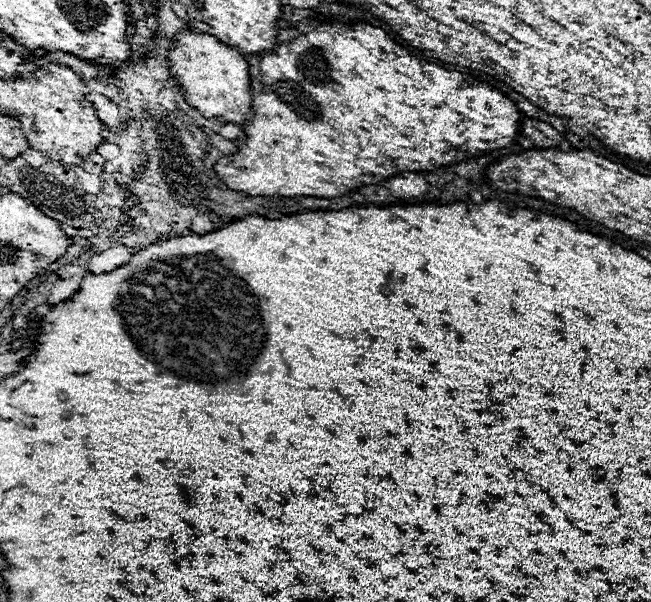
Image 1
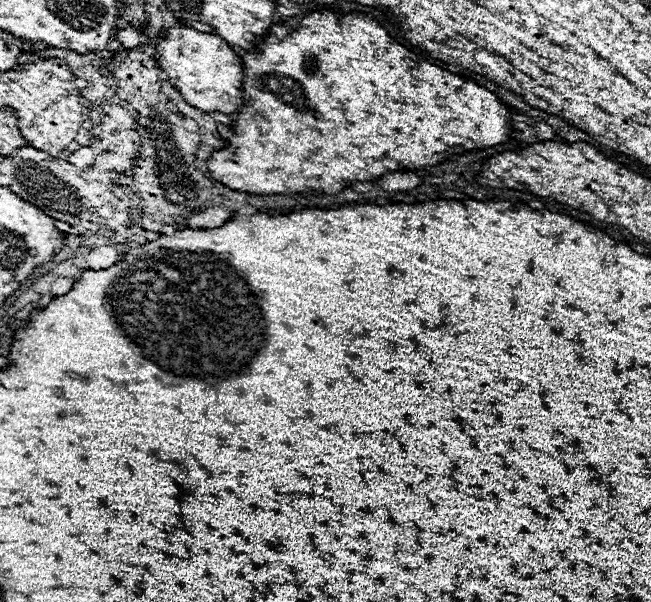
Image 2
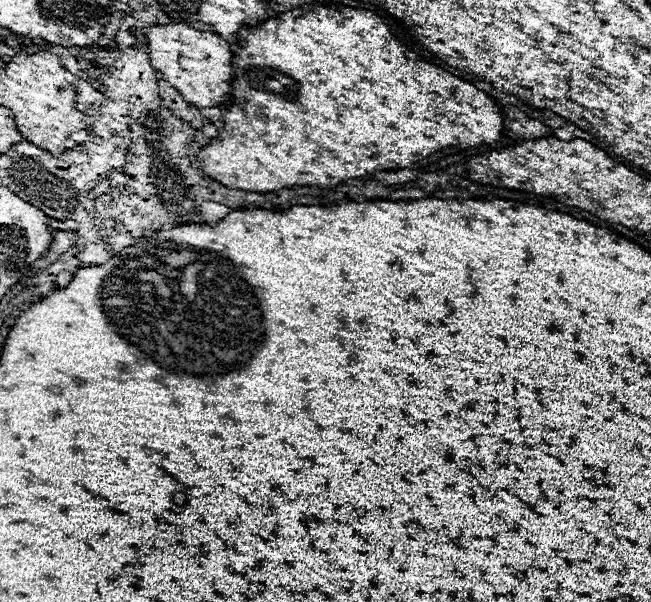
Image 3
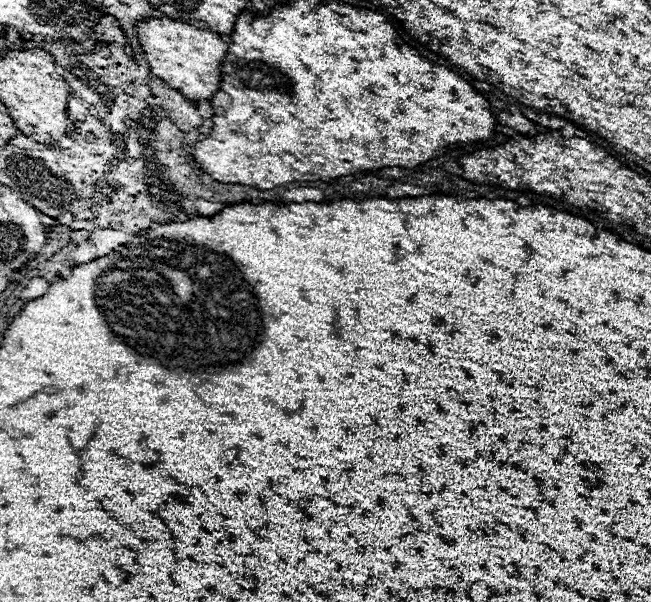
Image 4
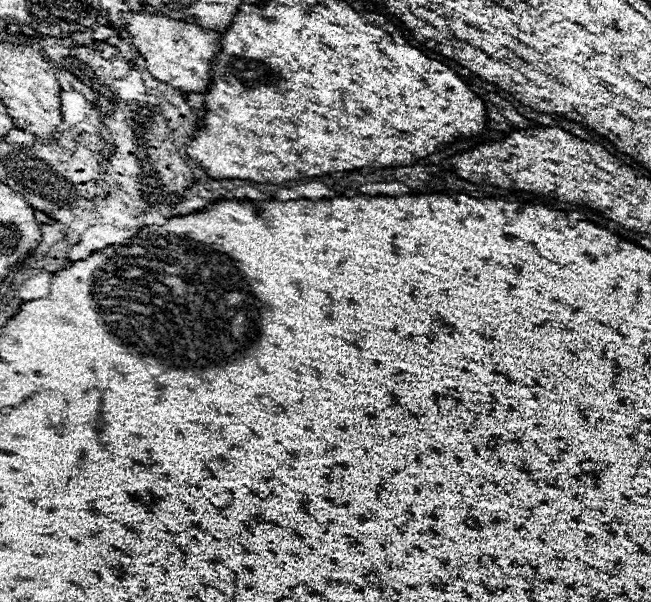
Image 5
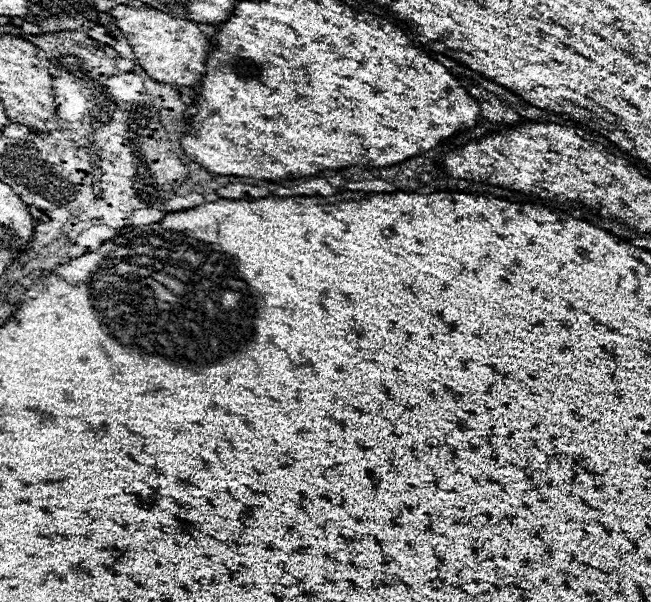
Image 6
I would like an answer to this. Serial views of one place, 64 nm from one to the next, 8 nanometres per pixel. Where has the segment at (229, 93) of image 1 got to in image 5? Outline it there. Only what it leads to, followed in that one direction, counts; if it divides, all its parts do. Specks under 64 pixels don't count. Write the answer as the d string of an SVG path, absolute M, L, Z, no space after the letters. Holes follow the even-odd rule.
M124 12L122 24L128 30L138 54L146 62L146 70L160 82L166 82L182 92L206 92L210 80L210 62L222 50L220 34L204 30L196 24L172 20L164 14Z

